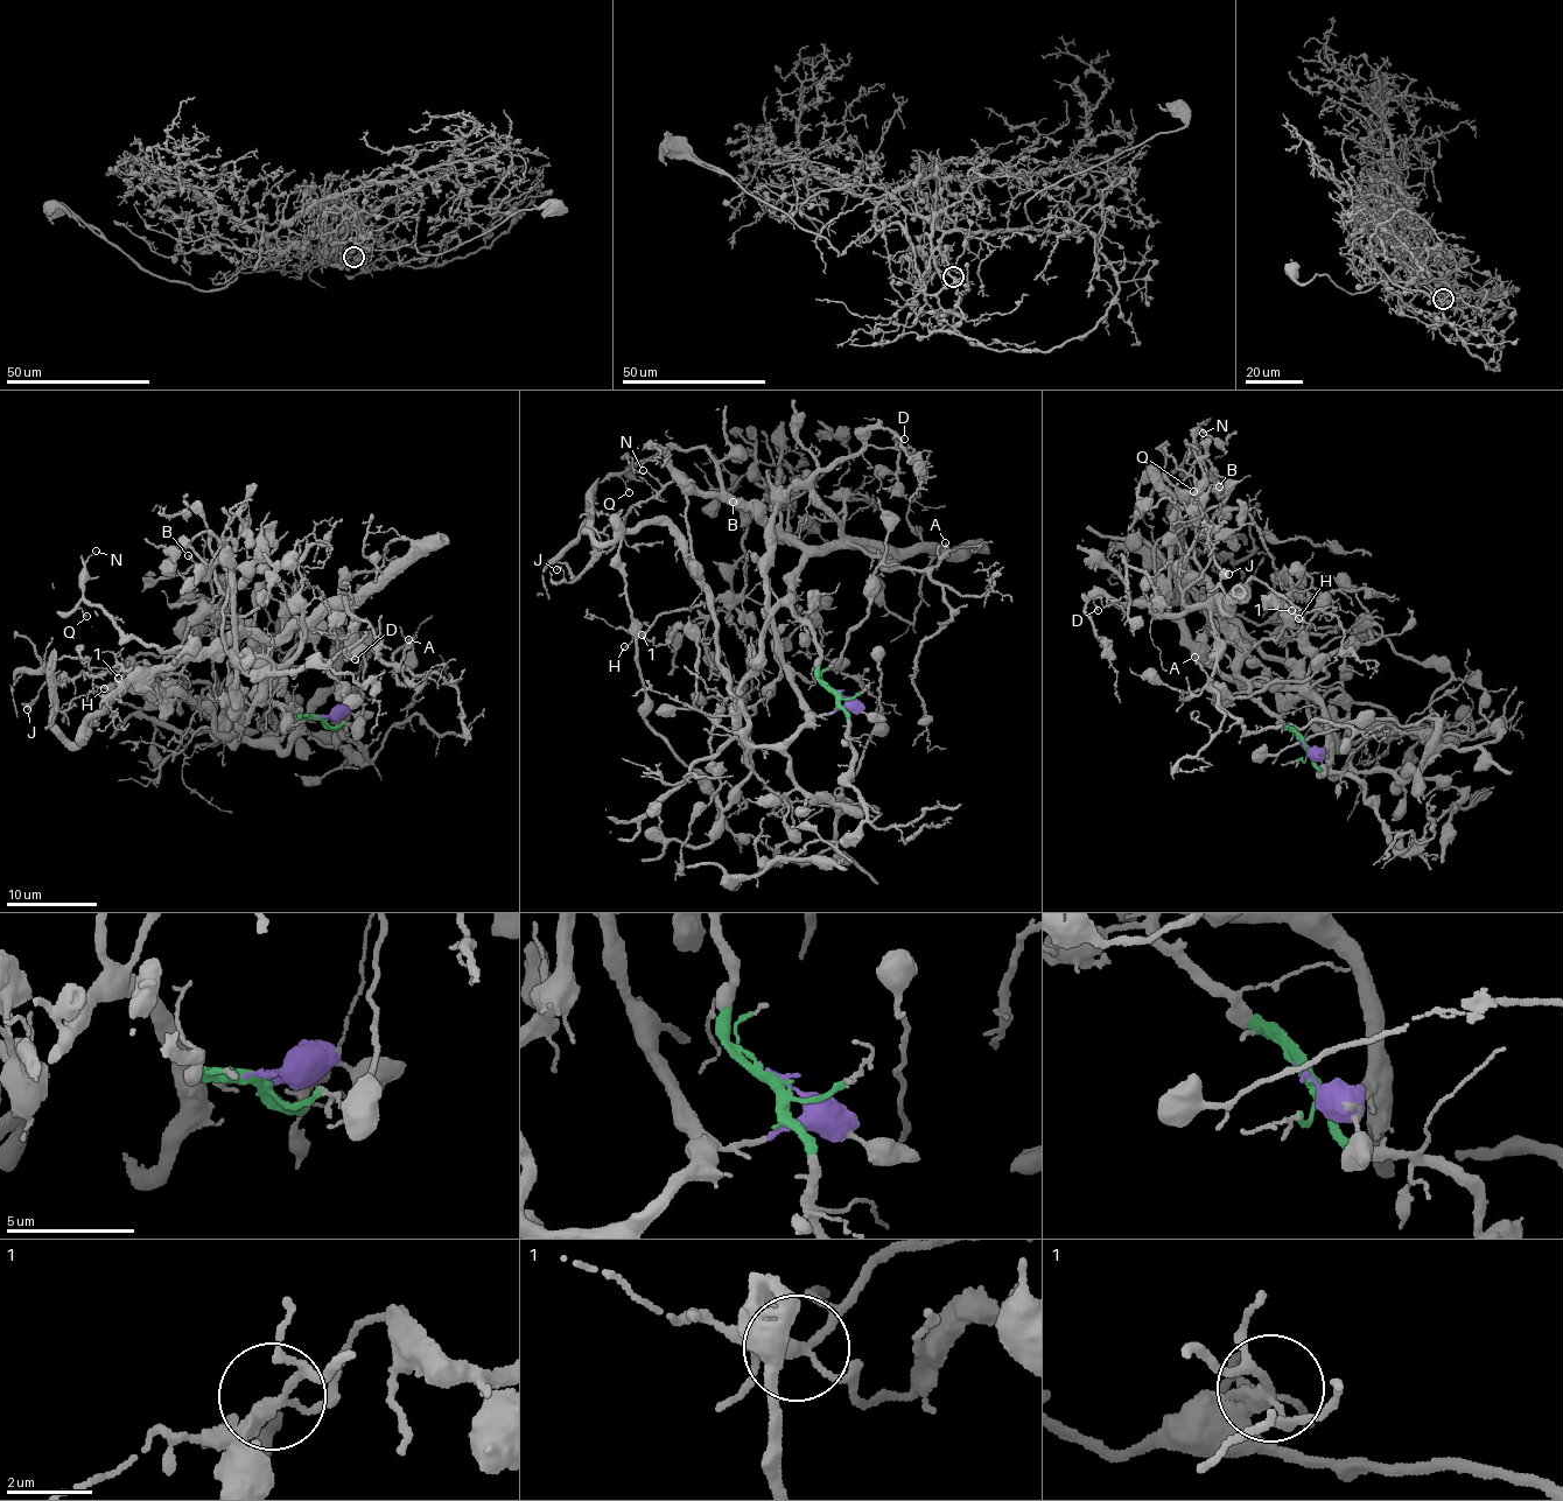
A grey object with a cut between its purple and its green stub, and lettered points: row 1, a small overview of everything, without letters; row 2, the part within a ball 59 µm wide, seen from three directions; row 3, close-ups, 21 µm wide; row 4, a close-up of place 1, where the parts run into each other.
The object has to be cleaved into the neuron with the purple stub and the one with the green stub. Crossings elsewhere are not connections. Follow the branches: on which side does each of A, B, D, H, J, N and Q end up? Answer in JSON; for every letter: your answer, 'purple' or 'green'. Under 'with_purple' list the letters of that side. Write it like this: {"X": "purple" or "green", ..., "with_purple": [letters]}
{"A": "green", "B": "green", "D": "green", "H": "green", "J": "green", "N": "green", "Q": "green", "with_purple": []}

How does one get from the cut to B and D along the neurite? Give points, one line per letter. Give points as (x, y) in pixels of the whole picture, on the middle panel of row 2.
B: (836, 691), (821, 677), (819, 645), (792, 603), (803, 556), (772, 504), (745, 516), (733, 502)
D: (836, 691), (792, 603), (810, 556), (839, 542), (812, 479), (903, 439)

